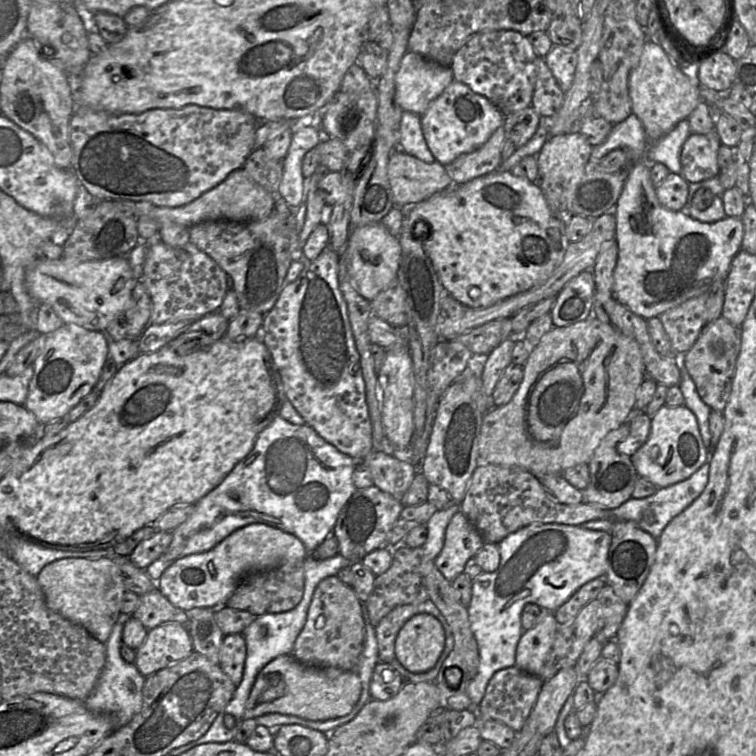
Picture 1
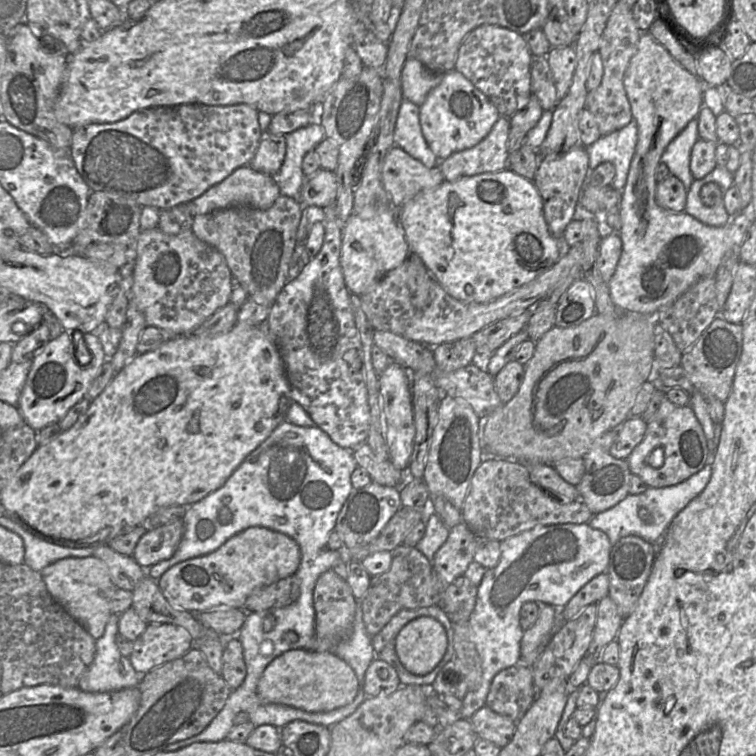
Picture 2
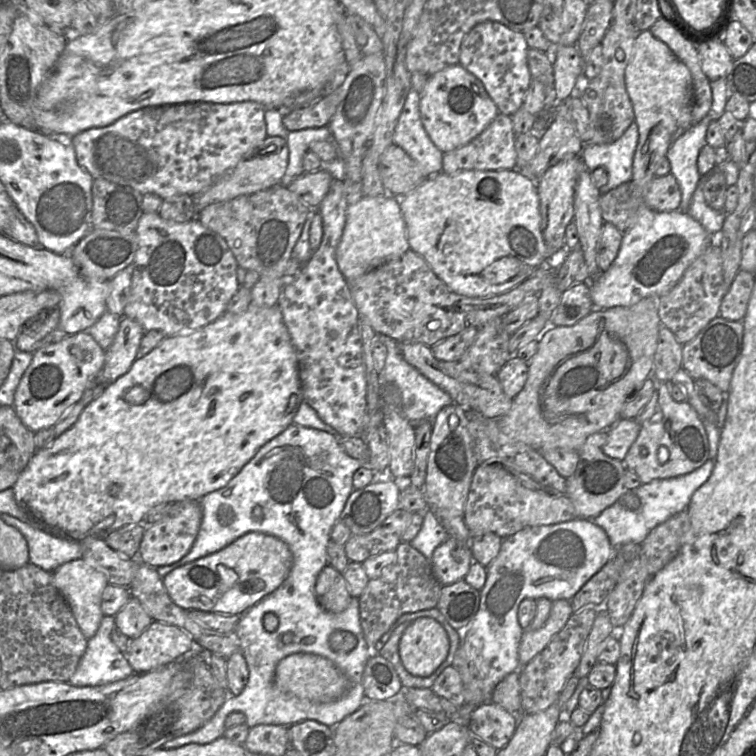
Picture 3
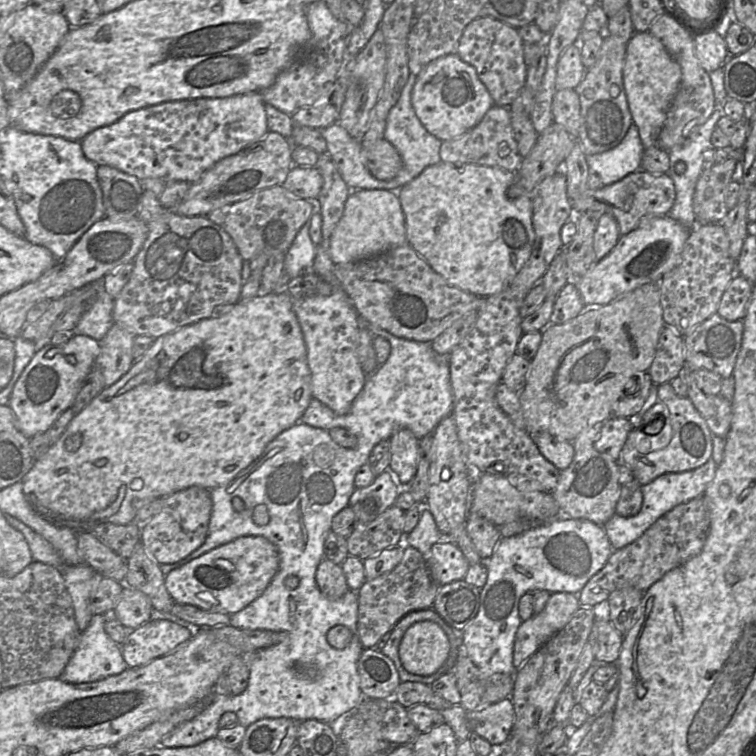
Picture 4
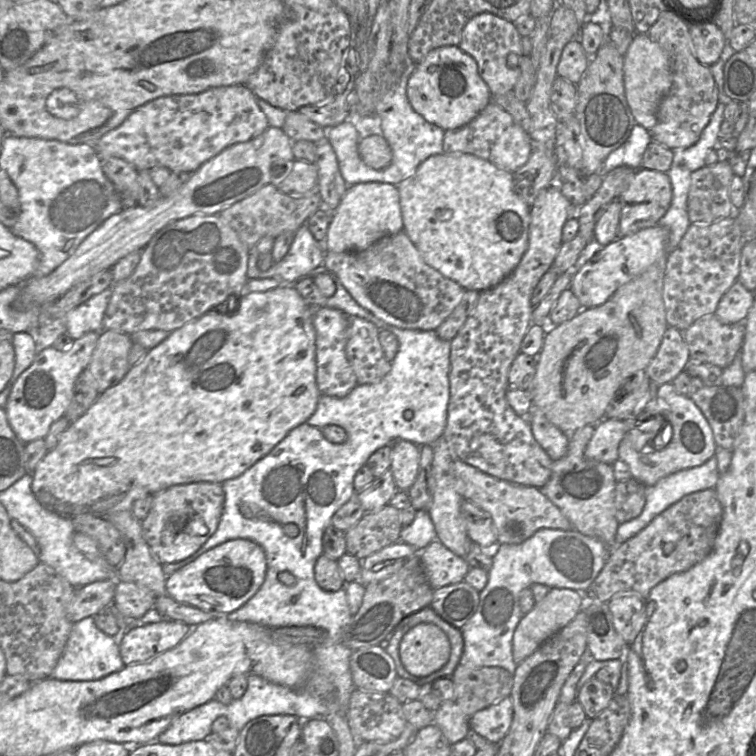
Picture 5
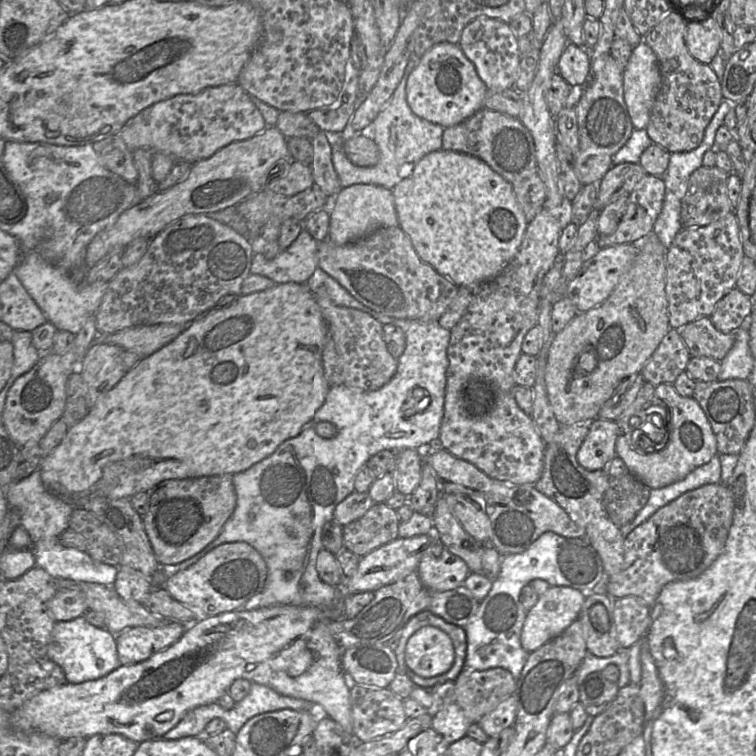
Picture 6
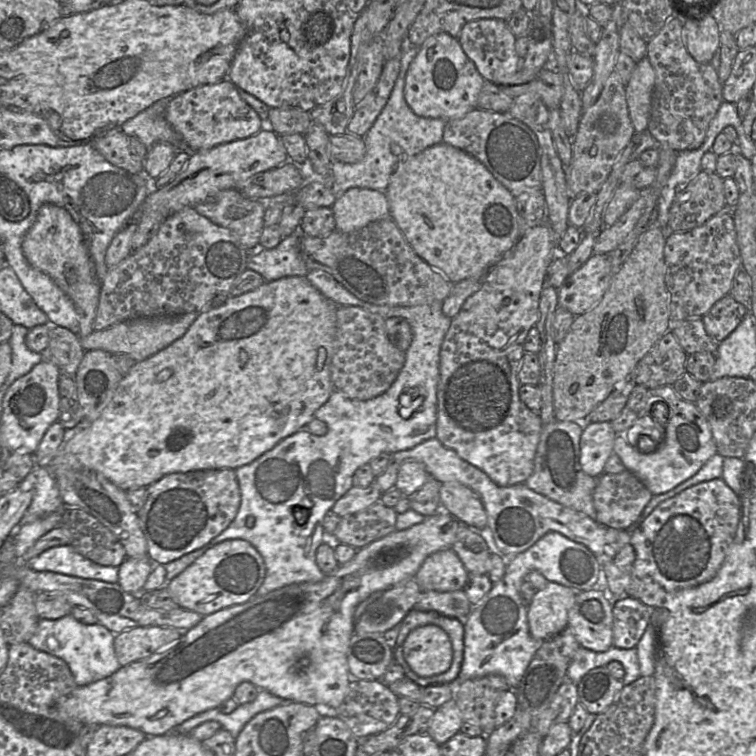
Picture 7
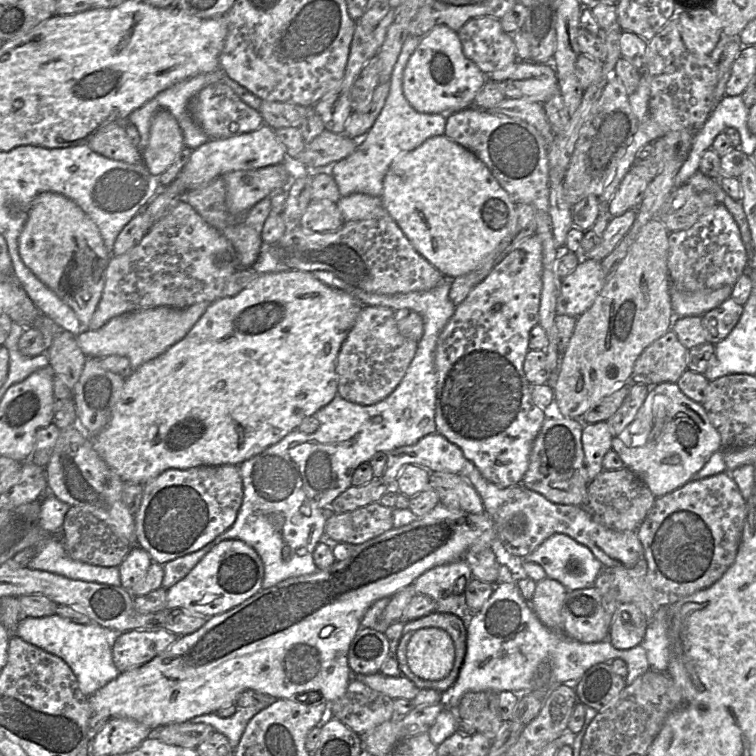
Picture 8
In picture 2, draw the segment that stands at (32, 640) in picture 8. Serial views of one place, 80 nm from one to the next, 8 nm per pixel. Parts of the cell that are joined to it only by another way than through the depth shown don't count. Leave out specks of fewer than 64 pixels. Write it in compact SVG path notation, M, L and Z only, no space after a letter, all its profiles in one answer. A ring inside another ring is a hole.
M111 614L104 634L97 639L93 662L83 673L78 688L89 693L104 693L137 687L141 680L130 660L121 655L116 637L120 614Z

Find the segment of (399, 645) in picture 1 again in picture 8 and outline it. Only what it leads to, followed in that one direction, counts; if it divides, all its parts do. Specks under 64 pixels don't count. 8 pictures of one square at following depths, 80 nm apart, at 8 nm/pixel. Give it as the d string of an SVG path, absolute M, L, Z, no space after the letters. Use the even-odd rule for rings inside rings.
M422 628L411 636L406 656L411 671L421 679L437 681L447 677L455 660L455 647L443 629Z

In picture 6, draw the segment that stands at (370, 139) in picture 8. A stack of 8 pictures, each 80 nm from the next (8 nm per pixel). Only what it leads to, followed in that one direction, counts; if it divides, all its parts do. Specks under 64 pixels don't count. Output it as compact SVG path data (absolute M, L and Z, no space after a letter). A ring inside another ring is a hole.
M411 53L403 76L392 96L373 122L366 127L379 150L379 160L376 165L372 167L357 166L346 157L343 150L344 140L360 133L352 131L349 123L342 132L325 132L332 150L332 164L339 178L341 188L355 184L369 184L392 189L410 174L413 166L420 159L431 152L442 149L444 128L416 116L406 101L407 79L419 59L416 54Z

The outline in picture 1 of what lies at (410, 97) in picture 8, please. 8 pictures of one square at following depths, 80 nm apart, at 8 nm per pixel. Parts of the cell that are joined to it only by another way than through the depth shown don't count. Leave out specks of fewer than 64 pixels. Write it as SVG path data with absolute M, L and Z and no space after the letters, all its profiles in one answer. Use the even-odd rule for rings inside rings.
M453 80L422 114L421 126L424 139L435 161L446 166L460 155L481 147L497 128L504 125L504 120L503 114L487 98L473 92L467 85Z

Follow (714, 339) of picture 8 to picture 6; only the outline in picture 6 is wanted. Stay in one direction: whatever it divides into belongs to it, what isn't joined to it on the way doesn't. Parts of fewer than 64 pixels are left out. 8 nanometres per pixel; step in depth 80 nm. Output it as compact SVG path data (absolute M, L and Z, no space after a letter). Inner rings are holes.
M734 287L717 302L710 319L717 330L734 333L747 324L752 307L753 298Z

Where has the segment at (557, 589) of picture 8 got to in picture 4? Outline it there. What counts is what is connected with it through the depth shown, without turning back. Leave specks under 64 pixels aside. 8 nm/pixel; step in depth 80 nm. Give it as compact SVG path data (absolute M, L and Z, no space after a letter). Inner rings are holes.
M556 592L537 615L522 621L514 642L513 664L518 669L534 655L551 637L562 630L580 608L578 596Z

